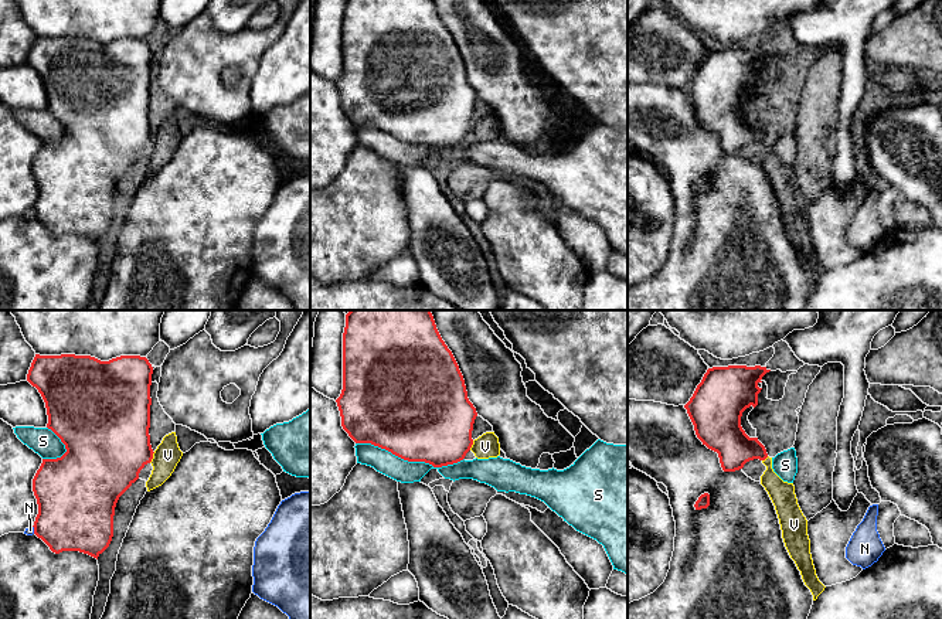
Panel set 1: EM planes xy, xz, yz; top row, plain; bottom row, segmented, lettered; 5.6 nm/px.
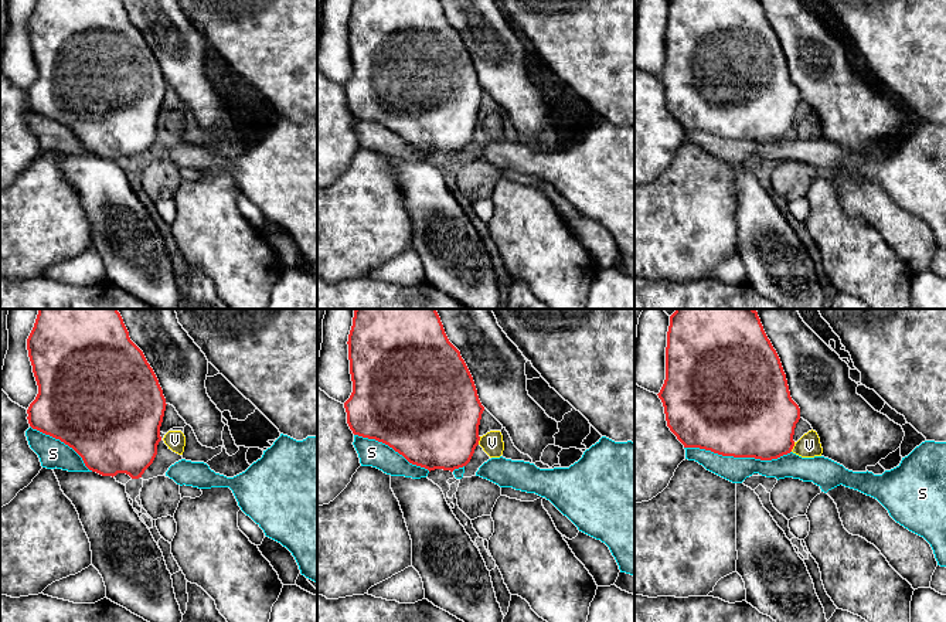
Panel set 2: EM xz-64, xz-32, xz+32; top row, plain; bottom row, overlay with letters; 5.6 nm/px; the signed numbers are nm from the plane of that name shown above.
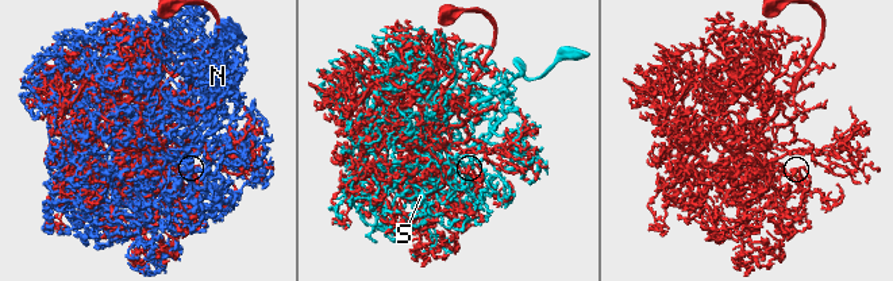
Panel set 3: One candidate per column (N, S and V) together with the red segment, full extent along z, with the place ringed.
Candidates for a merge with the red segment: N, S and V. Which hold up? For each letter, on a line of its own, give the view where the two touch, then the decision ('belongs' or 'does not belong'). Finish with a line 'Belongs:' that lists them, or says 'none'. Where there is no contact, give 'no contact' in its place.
N: xy | does not belong
S: xz | does not belong
V: xy | does not belong
Belongs: none

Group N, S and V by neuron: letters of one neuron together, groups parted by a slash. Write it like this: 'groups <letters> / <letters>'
groups N / S / V

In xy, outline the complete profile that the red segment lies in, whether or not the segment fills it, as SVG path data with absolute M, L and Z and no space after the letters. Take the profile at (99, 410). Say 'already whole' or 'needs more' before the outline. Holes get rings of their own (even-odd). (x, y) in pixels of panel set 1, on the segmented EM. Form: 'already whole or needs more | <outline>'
already whole | M35 354L27 381L45 402L47 428L67 449L61 458L42 459L33 479L38 504L34 534L52 552L79 551L98 560L109 547L116 503L154 453L149 435L152 374L152 364L140 356L101 361L91 356Z

